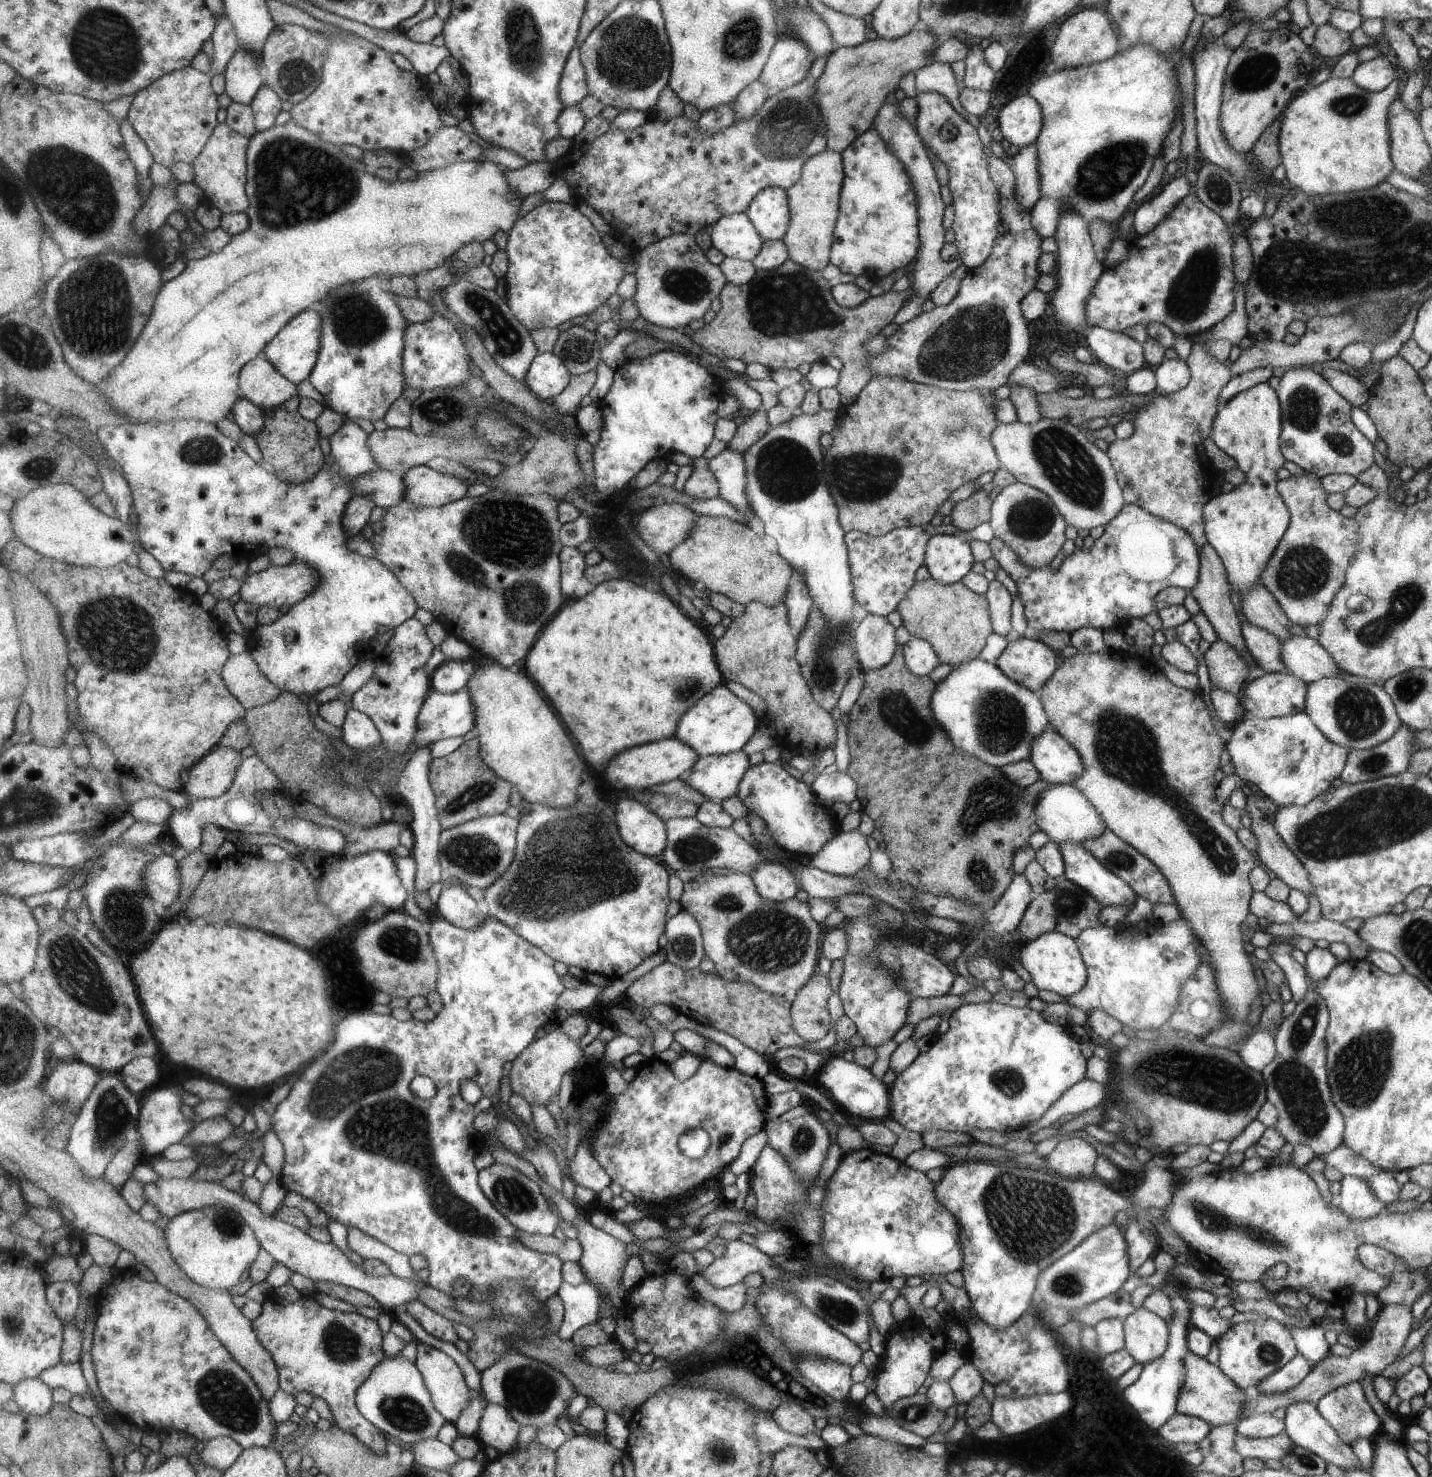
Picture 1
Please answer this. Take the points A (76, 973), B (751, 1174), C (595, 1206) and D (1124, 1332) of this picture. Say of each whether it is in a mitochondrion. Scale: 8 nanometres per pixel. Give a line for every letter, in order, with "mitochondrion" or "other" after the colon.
A: mitochondrion
B: other
C: other
D: other

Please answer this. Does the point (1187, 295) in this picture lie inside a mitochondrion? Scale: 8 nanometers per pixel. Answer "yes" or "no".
yes

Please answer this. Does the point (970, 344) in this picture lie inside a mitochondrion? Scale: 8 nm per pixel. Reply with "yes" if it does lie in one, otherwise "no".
yes

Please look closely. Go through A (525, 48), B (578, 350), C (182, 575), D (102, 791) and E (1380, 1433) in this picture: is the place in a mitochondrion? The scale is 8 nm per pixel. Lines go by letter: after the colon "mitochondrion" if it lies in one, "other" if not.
A: mitochondrion
B: mitochondrion
C: other
D: other
E: other

